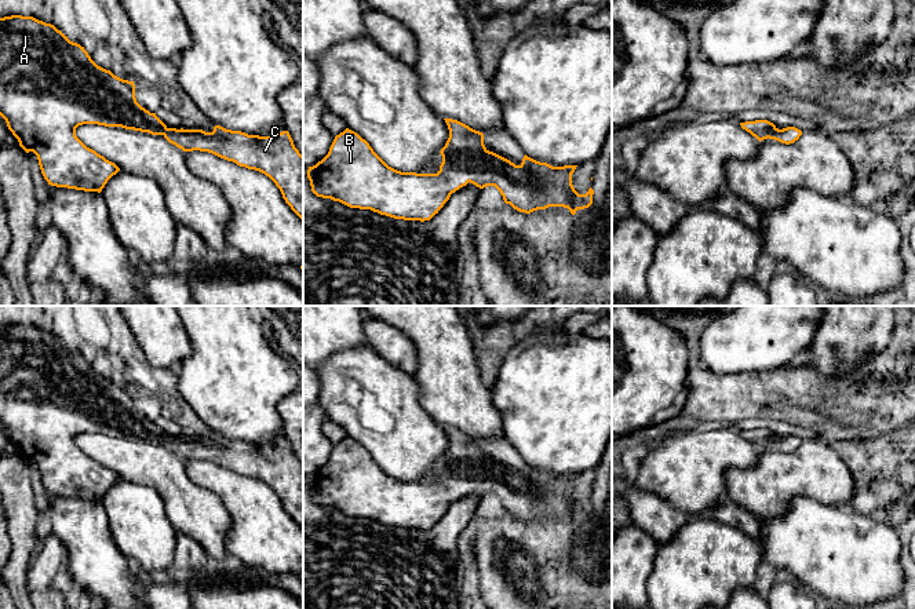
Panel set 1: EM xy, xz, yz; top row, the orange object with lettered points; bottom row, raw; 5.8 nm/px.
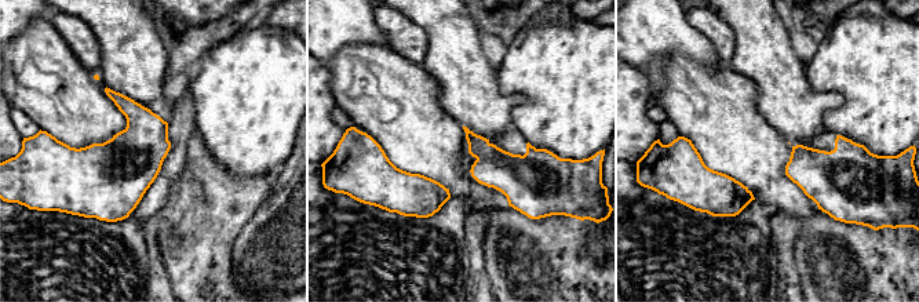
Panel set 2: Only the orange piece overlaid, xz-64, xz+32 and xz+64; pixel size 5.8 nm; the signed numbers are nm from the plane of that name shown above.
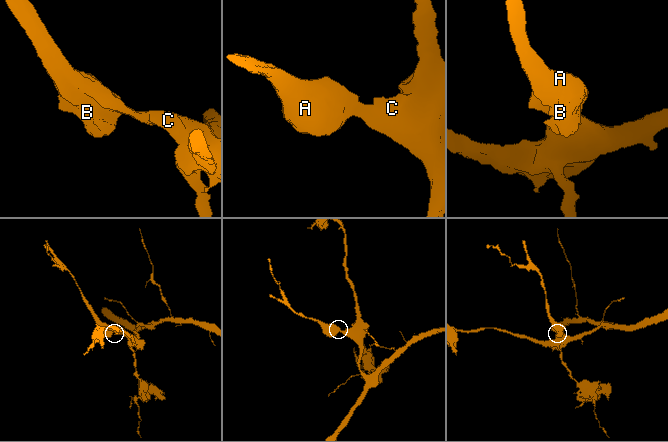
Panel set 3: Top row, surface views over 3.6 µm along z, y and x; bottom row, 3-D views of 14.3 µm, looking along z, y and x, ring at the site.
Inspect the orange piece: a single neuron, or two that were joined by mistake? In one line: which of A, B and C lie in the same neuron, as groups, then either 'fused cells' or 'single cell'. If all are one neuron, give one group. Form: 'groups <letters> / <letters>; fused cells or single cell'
groups A B C; single cell

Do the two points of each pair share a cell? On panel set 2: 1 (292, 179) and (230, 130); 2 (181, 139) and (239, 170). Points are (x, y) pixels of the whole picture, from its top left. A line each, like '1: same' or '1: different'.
1: different
2: different

